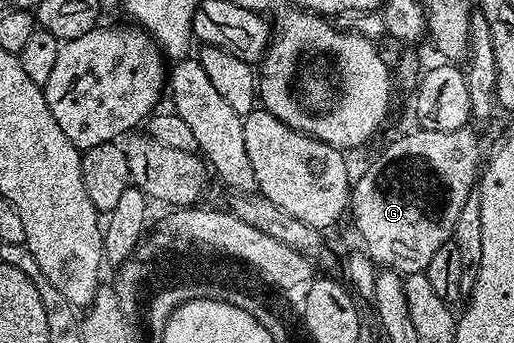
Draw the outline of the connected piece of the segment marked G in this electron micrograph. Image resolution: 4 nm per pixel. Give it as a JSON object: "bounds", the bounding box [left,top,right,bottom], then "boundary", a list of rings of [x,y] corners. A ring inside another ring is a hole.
{"bounds":[349,126,483,276],"boundary":[[[469,126],[451,131],[414,129],[415,132],[393,141],[360,177],[356,177],[349,197],[349,214],[376,265],[403,276],[424,272],[437,250],[452,239],[457,218],[467,196],[475,190],[483,164],[479,138],[472,130]]]}

